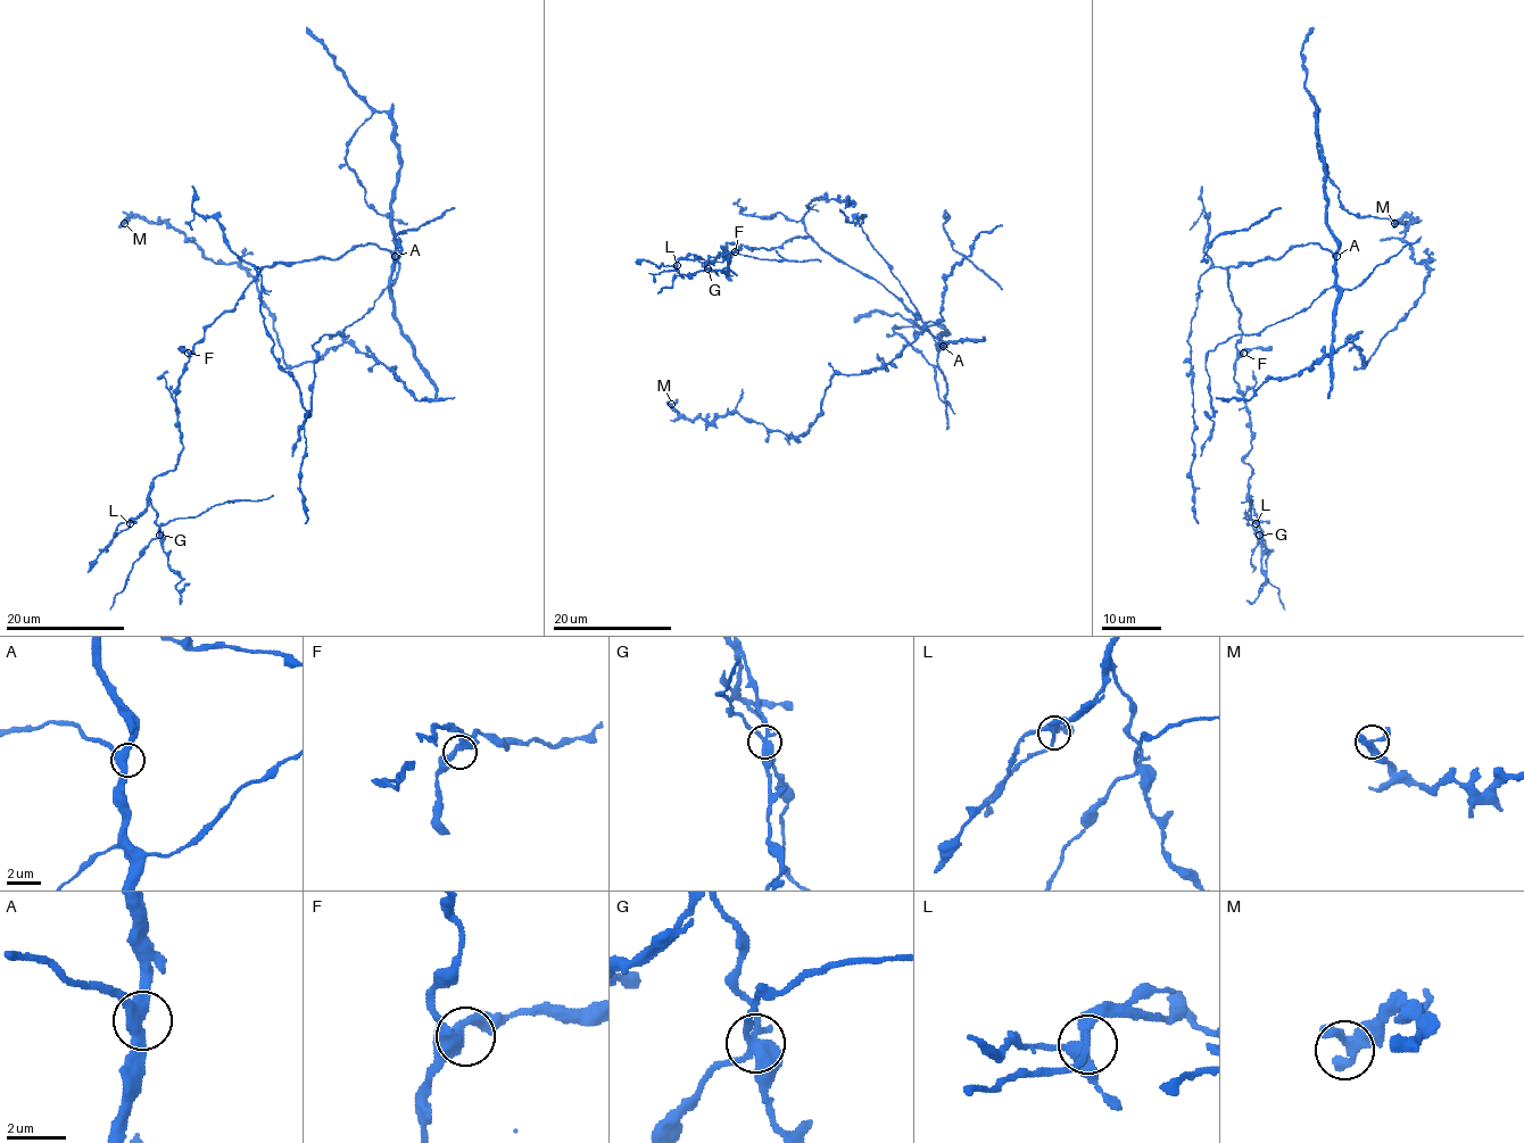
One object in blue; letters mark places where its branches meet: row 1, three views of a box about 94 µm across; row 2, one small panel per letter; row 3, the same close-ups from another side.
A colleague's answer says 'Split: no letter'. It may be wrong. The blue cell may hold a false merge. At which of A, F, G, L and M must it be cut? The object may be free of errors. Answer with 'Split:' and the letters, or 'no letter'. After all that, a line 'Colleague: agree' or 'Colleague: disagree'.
Split: G
Colleague: disagree

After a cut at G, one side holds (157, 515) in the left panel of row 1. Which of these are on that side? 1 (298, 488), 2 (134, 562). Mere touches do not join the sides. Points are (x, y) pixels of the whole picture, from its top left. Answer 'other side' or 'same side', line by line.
1: same side
2: same side

